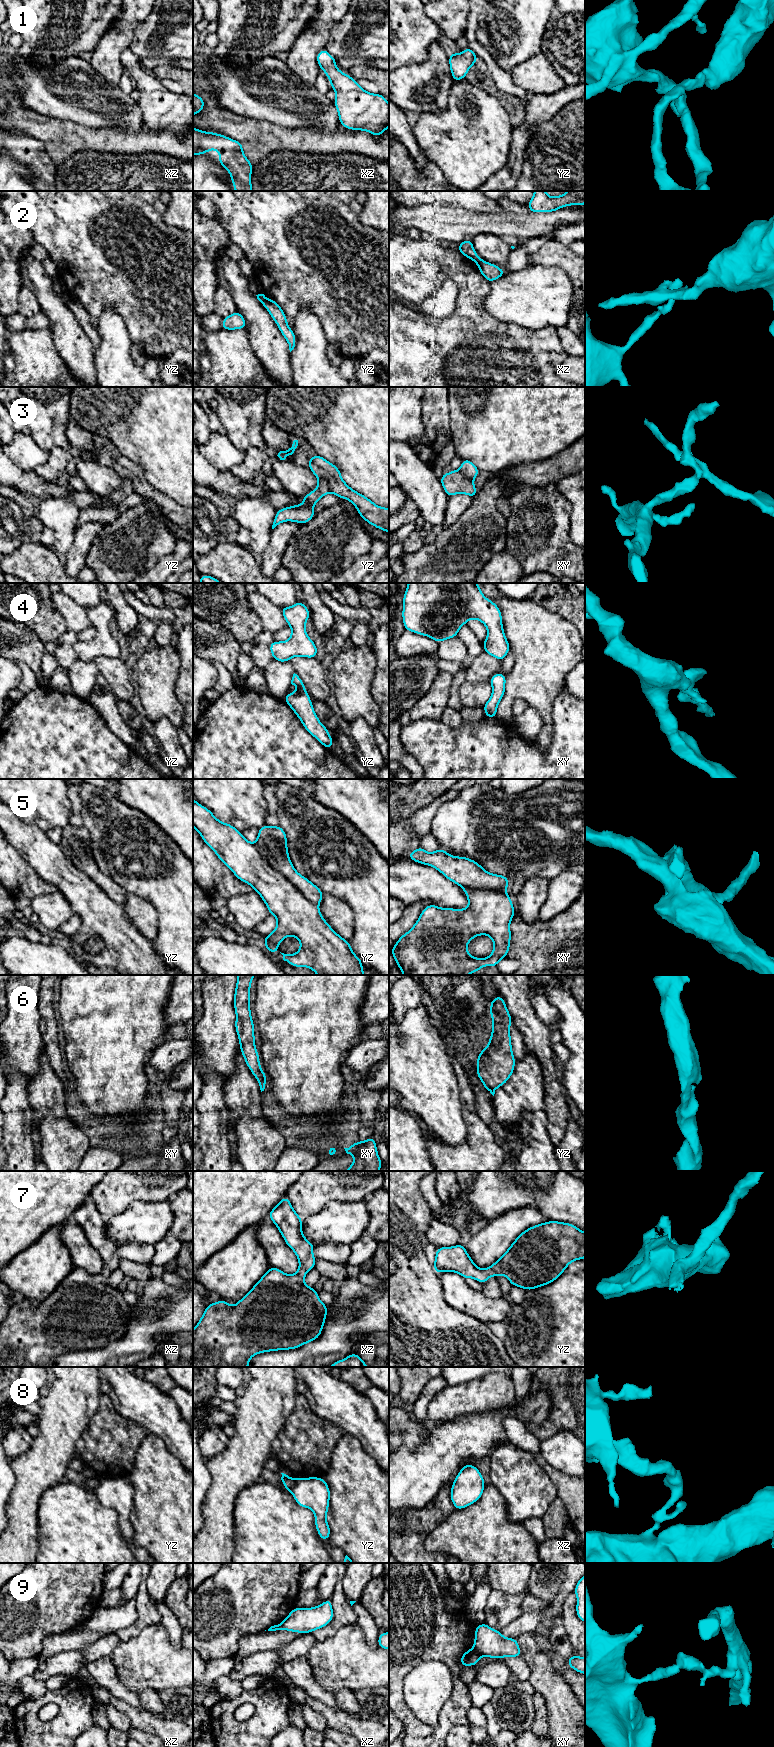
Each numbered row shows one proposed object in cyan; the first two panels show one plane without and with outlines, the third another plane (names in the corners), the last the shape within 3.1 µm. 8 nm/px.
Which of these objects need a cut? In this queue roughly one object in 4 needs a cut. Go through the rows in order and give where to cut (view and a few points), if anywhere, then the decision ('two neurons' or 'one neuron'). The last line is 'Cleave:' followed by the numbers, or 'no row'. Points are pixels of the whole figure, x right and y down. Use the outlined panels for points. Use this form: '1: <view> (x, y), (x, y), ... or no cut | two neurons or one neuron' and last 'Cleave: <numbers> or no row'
1: no cut | one neuron
2: yz (266, 298), (262, 304) | two neurons
3: yz (318, 477), (323, 477), (326, 480), (330, 491) | two neurons
4: no cut | one neuron
5: yz (254, 844), (257, 851), (276, 870), (317, 905) | two neurons
6: no cut | one neuron
7: no cut | one neuron
8: yz (295, 1480), (295, 1485), (291, 1491) | two neurons
9: xy (473, 1648), (480, 1655) | two neurons
Cleave: 2, 3, 5, 8, 9

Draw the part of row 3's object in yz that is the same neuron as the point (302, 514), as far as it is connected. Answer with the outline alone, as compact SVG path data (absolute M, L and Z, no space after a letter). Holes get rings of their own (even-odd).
M318 478L318 486L308 495L302 496L304 503L302 505L292 505L276 511L276 516L272 525L274 529L284 521L292 521L300 524L308 523L314 516L313 506L323 496L330 492L328 482L325 478Z

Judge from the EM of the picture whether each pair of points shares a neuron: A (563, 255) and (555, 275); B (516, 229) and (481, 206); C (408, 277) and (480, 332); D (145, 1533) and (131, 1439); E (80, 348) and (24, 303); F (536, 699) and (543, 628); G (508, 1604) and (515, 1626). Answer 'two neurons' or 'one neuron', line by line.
A: two neurons
B: two neurons
C: one neuron
D: two neurons
E: two neurons
F: one neuron
G: two neurons

